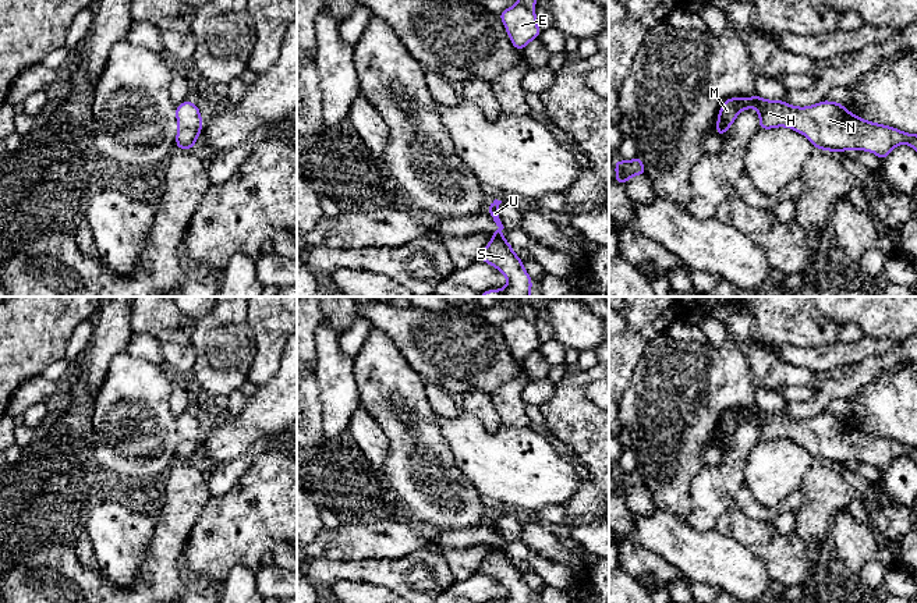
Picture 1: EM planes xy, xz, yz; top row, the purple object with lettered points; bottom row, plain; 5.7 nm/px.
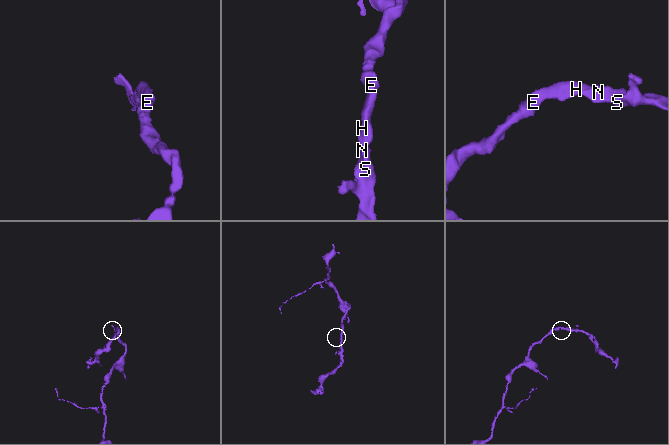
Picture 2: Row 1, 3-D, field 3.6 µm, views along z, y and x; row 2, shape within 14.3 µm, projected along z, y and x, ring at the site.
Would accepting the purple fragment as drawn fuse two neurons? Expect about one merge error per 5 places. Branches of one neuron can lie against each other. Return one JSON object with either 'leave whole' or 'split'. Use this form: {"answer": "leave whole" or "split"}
{"answer": "leave whole"}

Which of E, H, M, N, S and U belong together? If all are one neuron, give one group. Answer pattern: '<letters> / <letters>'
E H M N S U

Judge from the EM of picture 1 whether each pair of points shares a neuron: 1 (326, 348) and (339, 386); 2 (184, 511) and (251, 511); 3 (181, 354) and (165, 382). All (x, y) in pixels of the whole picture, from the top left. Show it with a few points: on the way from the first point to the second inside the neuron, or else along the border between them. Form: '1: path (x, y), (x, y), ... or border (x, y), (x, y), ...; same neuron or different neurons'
1: path (329, 358), (335, 376); same neuron
2: border (212, 496), (187, 541); different neurons
3: border (165, 366), (176, 376); different neurons

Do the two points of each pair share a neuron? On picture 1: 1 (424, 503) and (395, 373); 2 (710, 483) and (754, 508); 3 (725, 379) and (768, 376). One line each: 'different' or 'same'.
1: same
2: different
3: different

